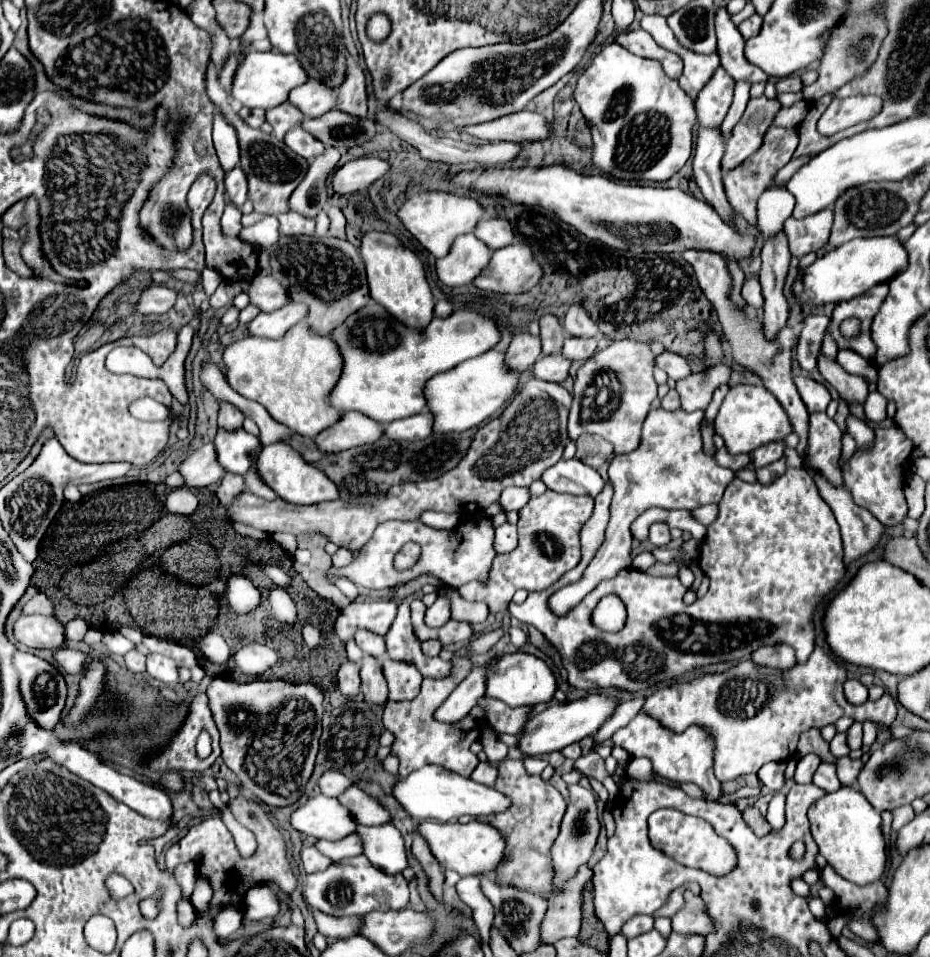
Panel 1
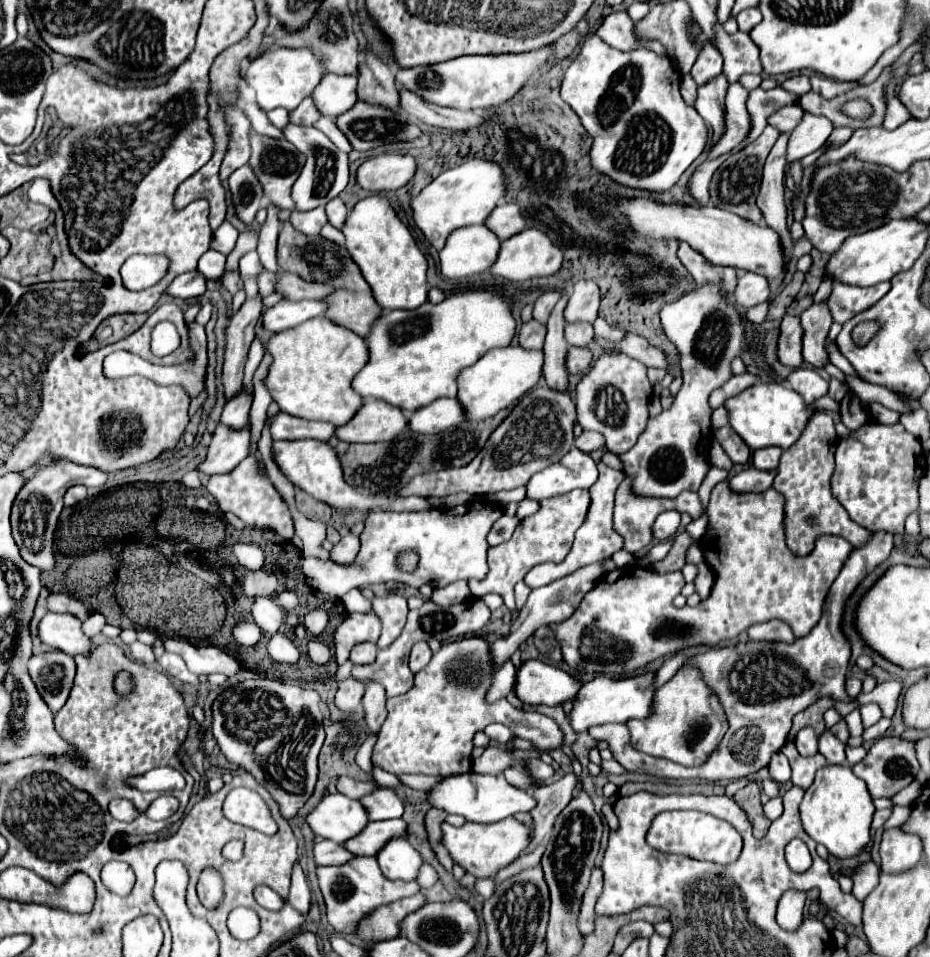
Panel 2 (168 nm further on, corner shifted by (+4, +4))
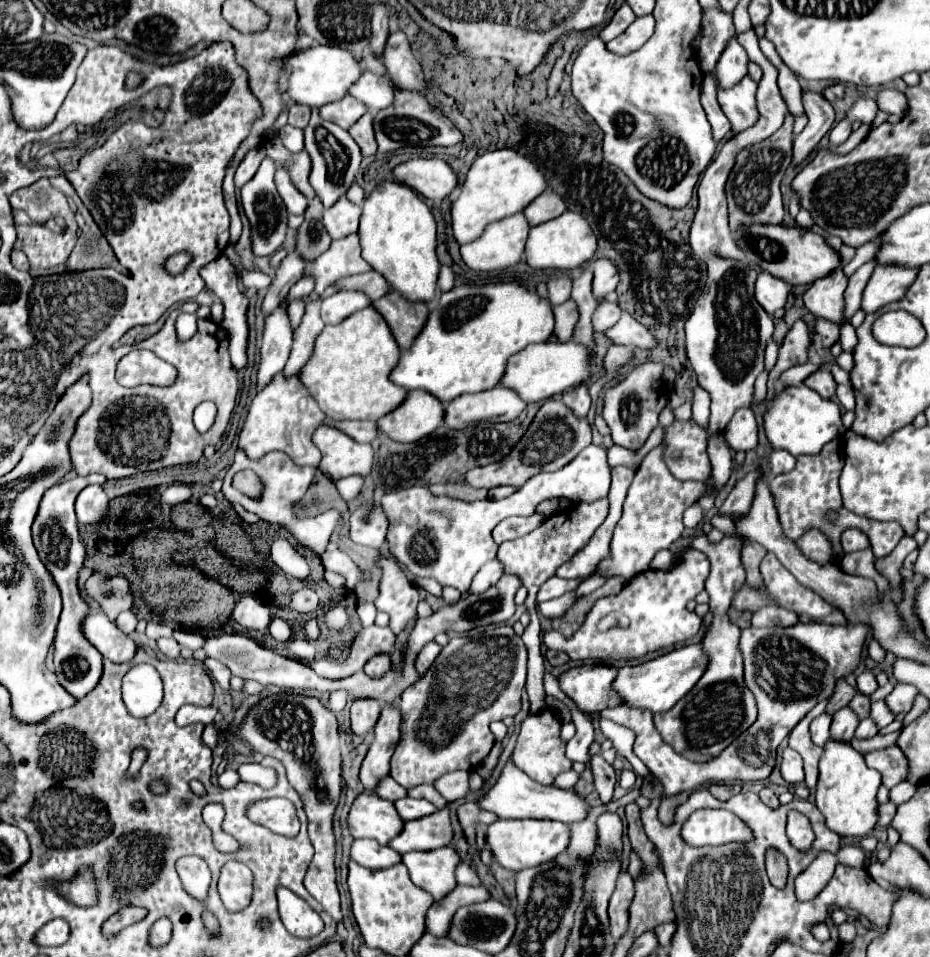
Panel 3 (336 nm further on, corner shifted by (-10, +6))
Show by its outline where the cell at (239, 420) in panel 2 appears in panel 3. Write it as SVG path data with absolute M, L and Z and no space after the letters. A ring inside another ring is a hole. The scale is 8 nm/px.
M281 306L265 320L263 344L261 344L261 360L257 370L257 392L261 392L275 374L279 374L289 358L293 332L289 326L287 310Z

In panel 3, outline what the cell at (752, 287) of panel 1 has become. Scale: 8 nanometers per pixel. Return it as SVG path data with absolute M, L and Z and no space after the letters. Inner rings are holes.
M761 272L757 276L755 298L769 314L773 314L777 308L785 306L787 294L789 294L789 284L787 282L771 276L769 272Z

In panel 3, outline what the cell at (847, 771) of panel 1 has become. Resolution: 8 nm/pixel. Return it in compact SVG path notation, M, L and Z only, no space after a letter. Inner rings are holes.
M847 706L841 708L839 712L833 714L833 724L831 724L831 740L841 740L841 742L851 742L853 732L857 728L859 720L853 714L853 710L849 710Z

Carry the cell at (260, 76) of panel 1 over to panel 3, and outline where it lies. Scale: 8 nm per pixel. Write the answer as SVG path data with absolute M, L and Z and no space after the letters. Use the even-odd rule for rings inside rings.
M311 46L307 50L293 52L283 60L283 72L287 74L287 88L285 94L303 106L319 108L327 102L335 102L347 94L347 88L359 78L359 64L351 56L351 52L331 46Z

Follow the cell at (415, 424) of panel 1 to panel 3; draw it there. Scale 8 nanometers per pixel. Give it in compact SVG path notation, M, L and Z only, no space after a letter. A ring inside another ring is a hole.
M495 386L477 394L463 394L445 406L445 426L465 428L469 422L511 422L527 404L515 396L515 392Z

